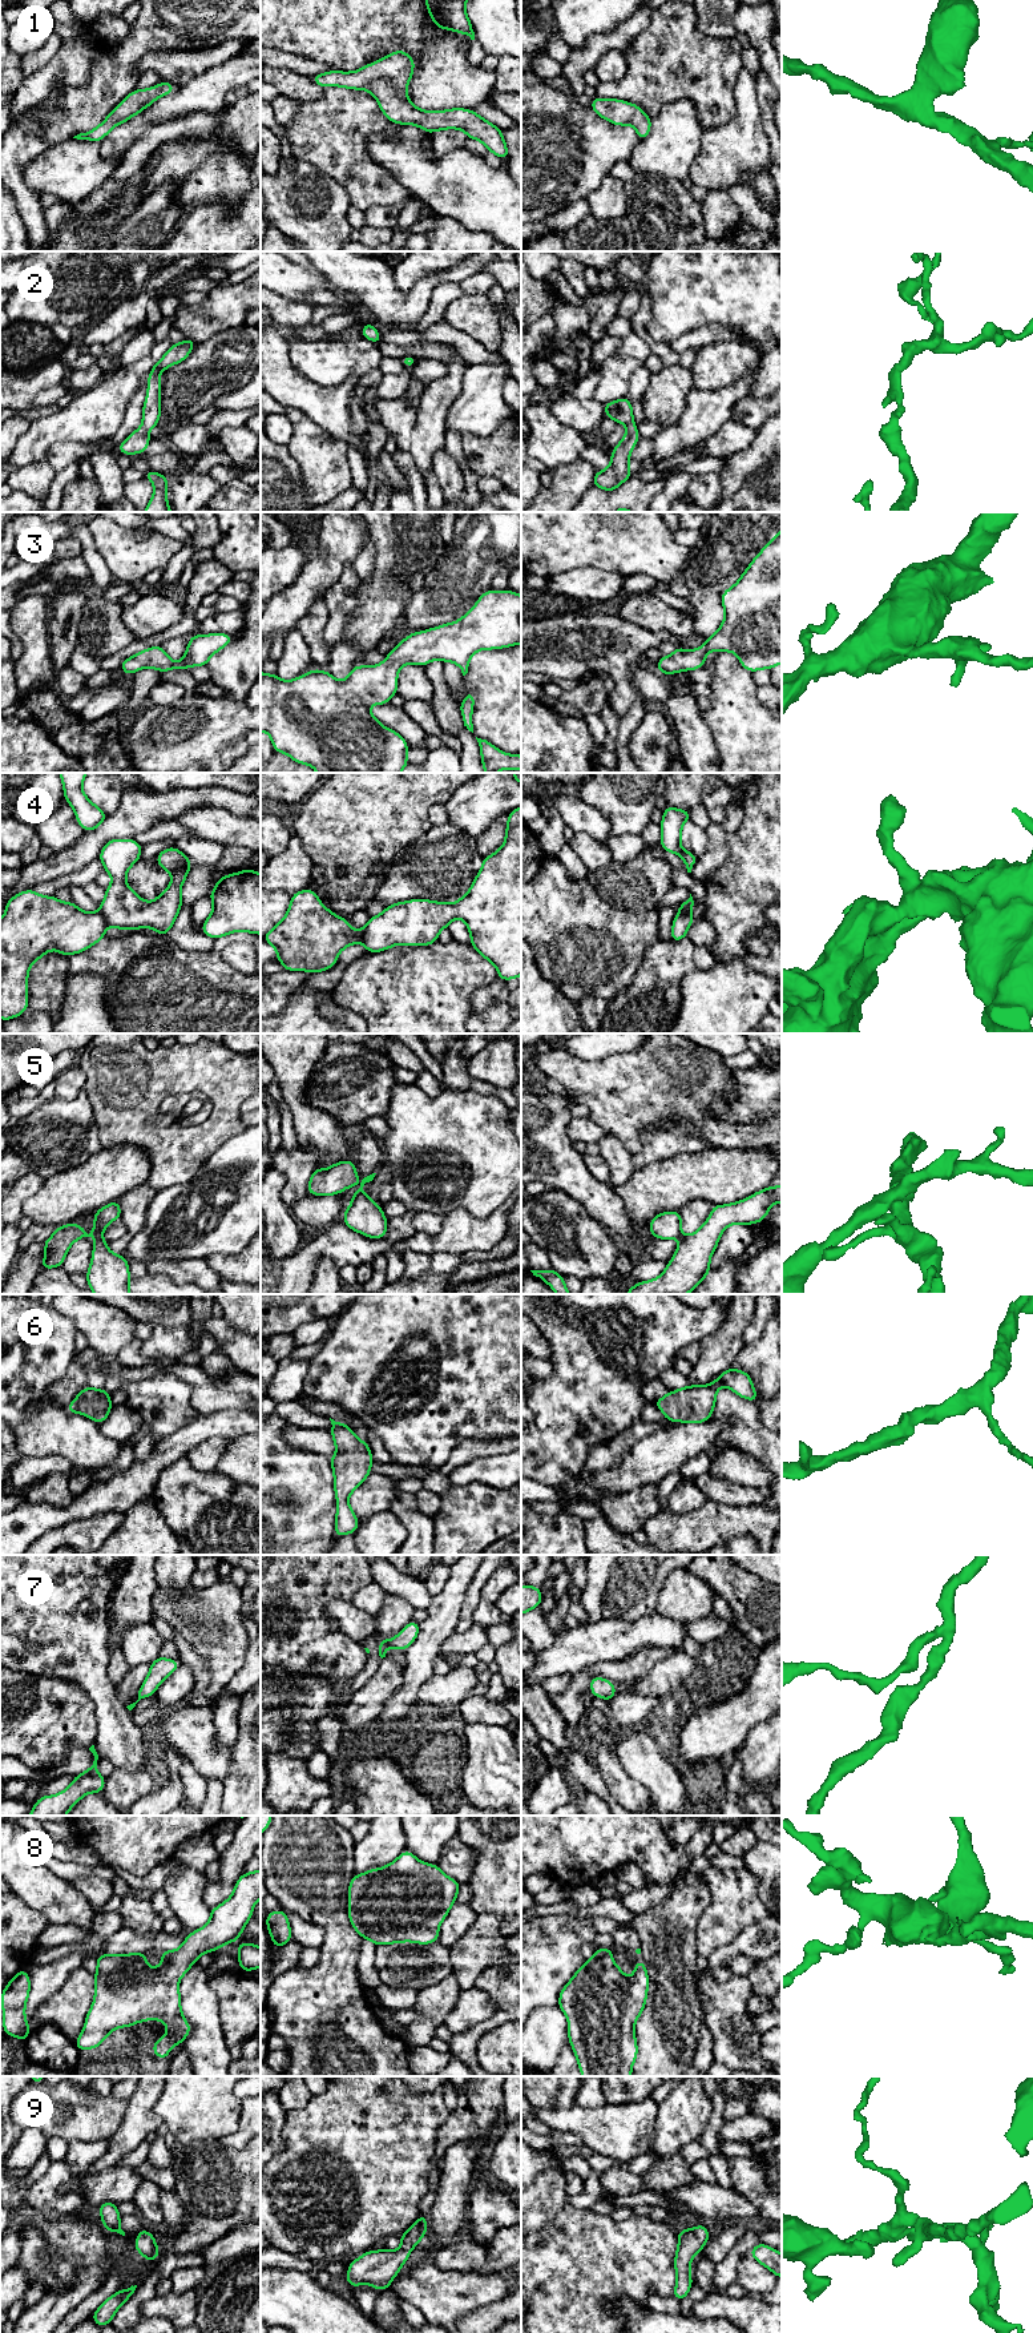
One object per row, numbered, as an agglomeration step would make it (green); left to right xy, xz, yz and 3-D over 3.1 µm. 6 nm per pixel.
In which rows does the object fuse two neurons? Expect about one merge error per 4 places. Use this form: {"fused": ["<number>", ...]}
{"fused": ["4", "5"]}

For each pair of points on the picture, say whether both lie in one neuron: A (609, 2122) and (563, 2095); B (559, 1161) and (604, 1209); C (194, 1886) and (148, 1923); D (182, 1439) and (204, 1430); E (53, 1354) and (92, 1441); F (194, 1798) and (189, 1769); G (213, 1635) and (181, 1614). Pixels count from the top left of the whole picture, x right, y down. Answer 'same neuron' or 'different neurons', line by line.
A: different neurons
B: same neuron
C: different neurons
D: same neuron
E: same neuron
F: same neuron
G: same neuron

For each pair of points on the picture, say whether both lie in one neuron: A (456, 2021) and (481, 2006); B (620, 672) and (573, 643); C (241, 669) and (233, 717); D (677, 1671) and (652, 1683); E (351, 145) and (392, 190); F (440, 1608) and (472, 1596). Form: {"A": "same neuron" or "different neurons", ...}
{"A": "same neuron", "B": "same neuron", "C": "different neurons", "D": "same neuron", "E": "same neuron", "F": "different neurons"}

